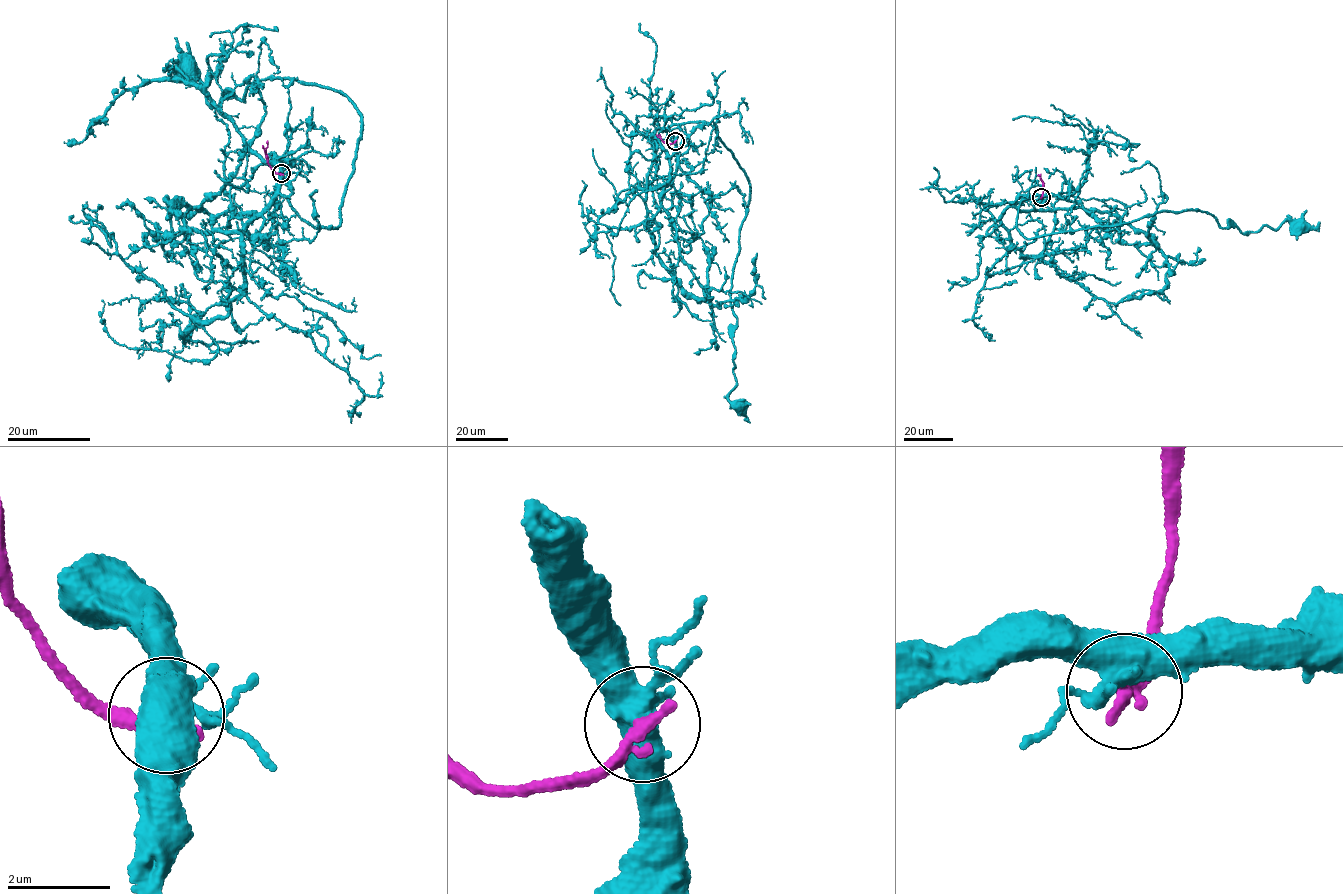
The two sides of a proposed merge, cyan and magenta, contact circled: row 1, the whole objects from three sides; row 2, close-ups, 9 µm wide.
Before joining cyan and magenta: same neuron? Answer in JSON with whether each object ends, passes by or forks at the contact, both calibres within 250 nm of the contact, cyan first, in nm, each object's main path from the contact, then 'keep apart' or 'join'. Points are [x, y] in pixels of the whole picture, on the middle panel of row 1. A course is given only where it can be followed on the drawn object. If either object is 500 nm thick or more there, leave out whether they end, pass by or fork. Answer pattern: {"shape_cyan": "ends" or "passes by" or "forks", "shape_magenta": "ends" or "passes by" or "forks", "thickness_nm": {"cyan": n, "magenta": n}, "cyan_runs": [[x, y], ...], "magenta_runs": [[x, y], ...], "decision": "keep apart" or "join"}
{"shape_cyan": "forks", "shape_magenta": "ends", "thickness_nm": {"cyan": 360, "magenta": 320}, "cyan_runs": [[675, 141], [674, 124], [708, 123], [749, 183], [730, 292], [736, 386], [728, 398], [739, 405]], "magenta_runs": [[675, 141], [667, 144], [659, 134]], "decision": "keep apart"}

